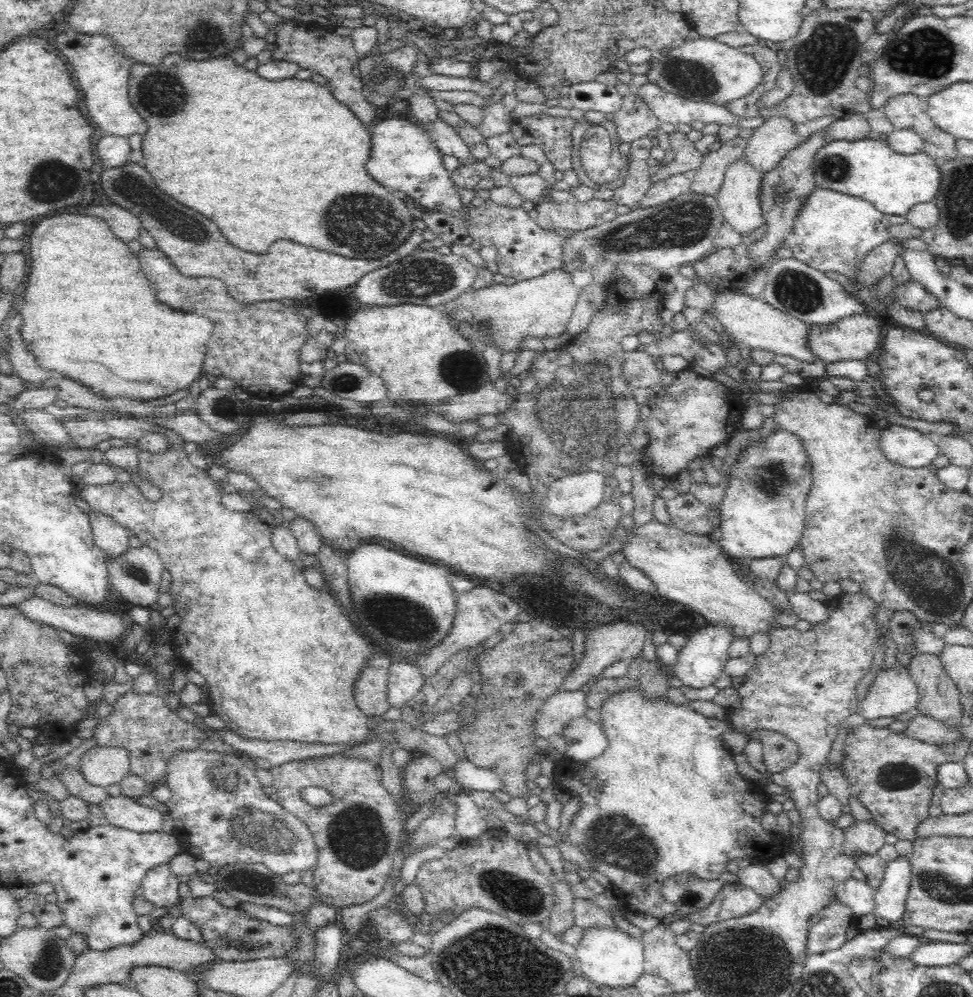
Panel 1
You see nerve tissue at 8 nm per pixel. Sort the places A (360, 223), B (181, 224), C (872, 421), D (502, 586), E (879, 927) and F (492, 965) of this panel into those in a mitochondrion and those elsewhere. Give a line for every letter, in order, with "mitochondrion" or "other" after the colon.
A: mitochondrion
B: mitochondrion
C: other
D: other
E: other
F: mitochondrion

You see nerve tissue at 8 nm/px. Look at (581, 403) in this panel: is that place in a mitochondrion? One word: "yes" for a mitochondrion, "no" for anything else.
yes

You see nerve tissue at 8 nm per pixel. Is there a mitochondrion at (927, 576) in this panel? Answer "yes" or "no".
yes

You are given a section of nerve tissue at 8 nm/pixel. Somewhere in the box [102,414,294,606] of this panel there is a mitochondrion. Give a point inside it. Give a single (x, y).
(134, 569)

